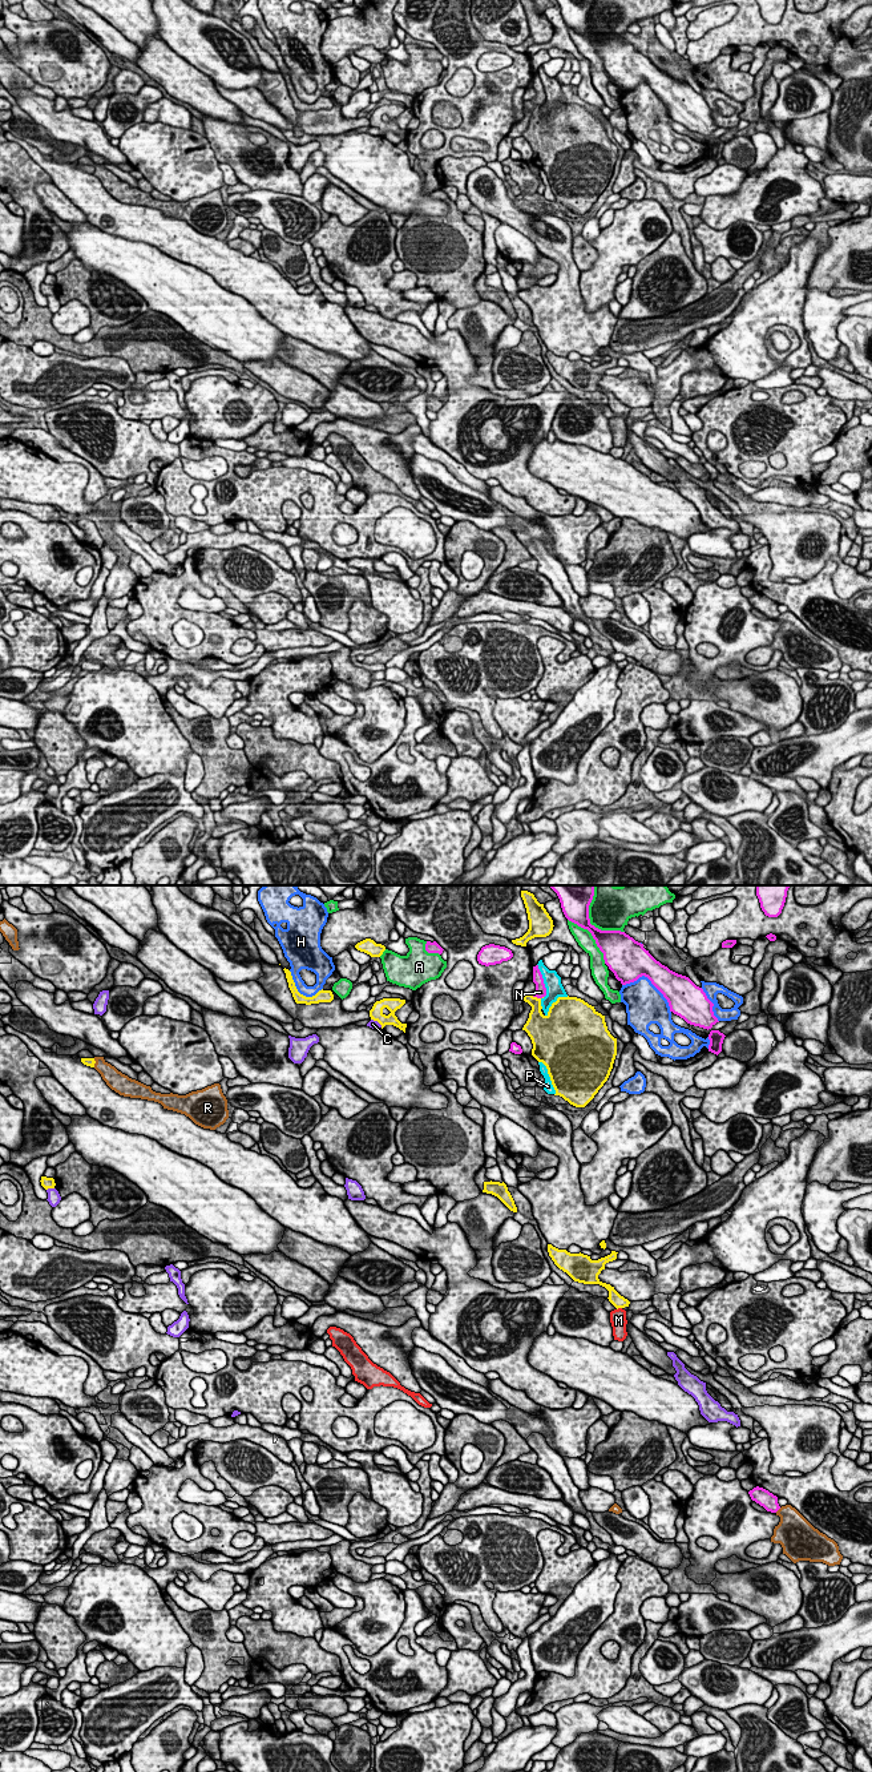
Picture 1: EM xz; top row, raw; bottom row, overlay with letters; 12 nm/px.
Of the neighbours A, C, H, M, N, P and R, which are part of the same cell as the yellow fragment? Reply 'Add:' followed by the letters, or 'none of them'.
Add: M

